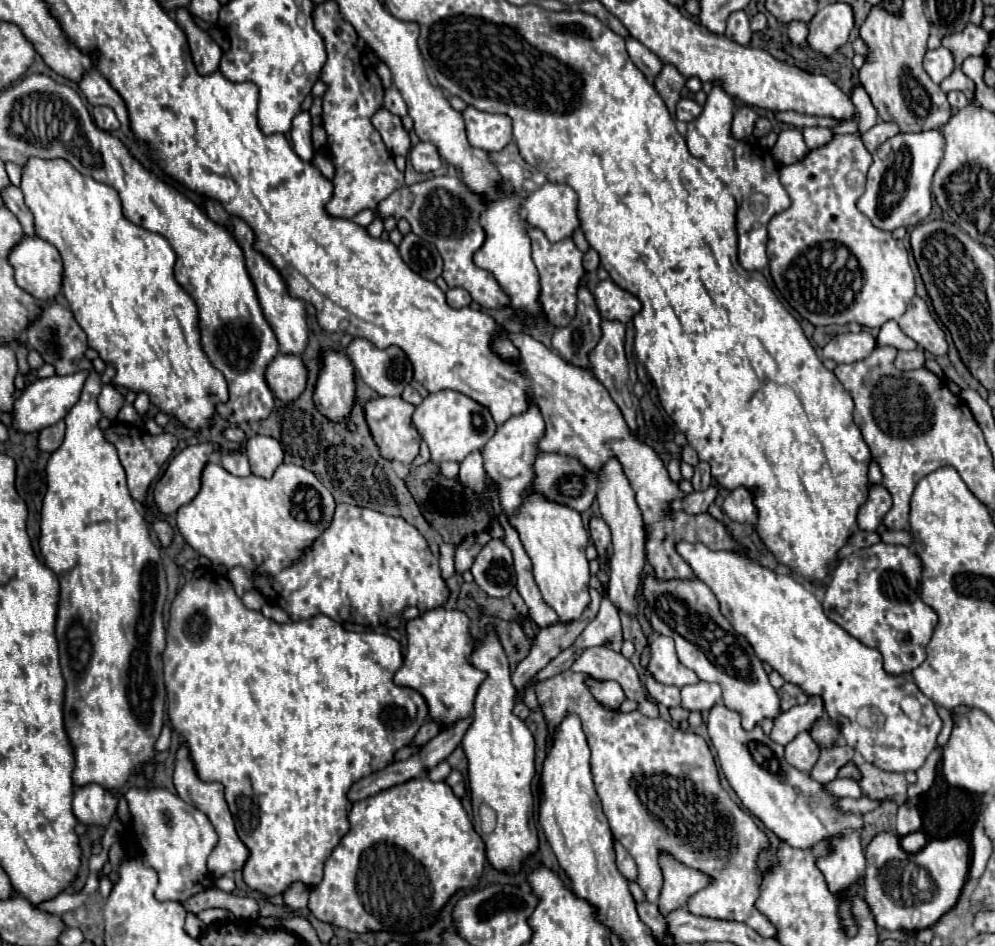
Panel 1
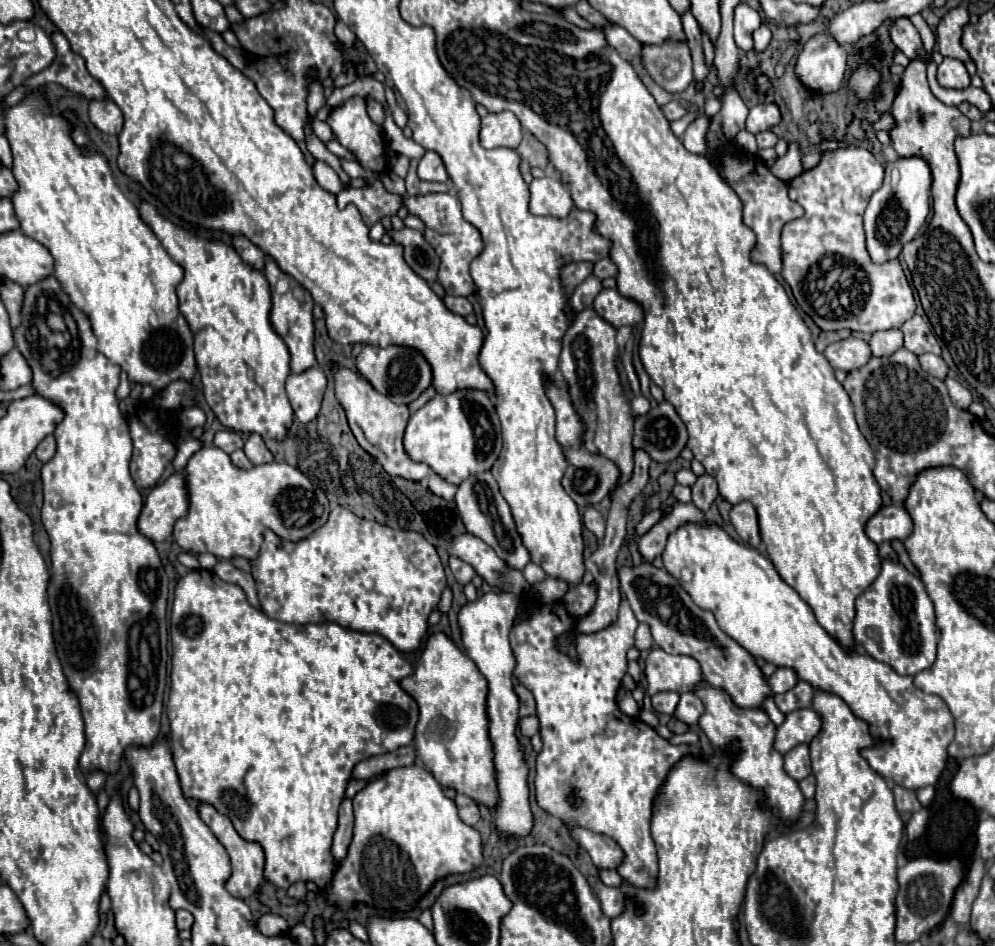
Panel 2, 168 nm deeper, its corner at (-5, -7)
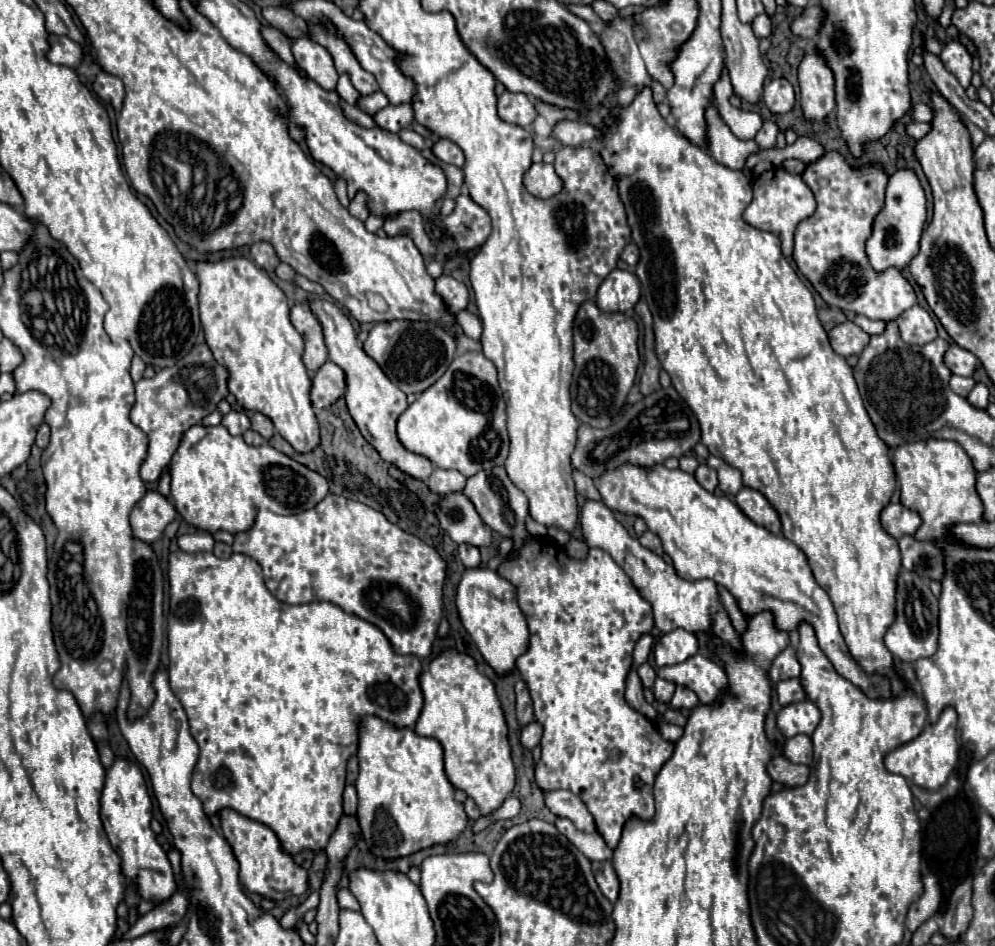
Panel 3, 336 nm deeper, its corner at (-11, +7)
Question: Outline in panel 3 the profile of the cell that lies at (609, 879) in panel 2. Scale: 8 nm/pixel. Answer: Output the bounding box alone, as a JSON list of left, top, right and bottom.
[555,818,613,860]

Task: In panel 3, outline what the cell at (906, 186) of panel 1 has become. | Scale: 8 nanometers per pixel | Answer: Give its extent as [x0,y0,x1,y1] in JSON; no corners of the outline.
[865,168,927,272]

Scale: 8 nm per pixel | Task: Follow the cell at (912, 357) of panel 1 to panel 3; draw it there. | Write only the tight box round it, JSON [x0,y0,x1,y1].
[945,344,979,376]

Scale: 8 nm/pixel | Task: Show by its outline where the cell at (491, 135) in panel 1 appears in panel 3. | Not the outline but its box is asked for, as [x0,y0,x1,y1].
[499,92,537,126]

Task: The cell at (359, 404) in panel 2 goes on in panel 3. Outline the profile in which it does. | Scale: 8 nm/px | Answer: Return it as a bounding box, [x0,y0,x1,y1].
[309,300,433,482]

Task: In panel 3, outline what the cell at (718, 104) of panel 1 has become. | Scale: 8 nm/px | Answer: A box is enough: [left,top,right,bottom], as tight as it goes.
[743,168,817,256]

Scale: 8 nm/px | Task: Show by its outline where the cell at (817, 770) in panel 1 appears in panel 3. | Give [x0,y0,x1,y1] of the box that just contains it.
[767,756,809,786]

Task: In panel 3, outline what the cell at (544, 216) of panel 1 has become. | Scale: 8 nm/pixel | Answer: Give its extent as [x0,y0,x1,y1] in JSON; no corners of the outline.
[523,162,563,198]

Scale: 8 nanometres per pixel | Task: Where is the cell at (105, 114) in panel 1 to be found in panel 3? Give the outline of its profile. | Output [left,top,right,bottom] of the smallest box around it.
[93,72,125,112]

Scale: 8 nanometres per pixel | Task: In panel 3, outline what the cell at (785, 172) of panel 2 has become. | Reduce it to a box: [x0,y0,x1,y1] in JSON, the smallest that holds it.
[707,106,757,170]

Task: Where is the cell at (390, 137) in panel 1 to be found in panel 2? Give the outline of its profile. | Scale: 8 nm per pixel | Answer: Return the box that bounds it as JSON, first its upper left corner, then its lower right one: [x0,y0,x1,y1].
[367,100,385,126]

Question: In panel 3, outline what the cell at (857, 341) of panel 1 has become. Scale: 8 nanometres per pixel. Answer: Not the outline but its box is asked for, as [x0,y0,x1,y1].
[829,322,869,356]

